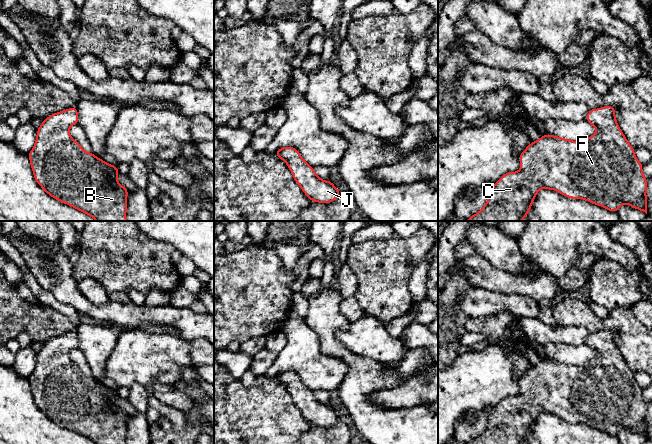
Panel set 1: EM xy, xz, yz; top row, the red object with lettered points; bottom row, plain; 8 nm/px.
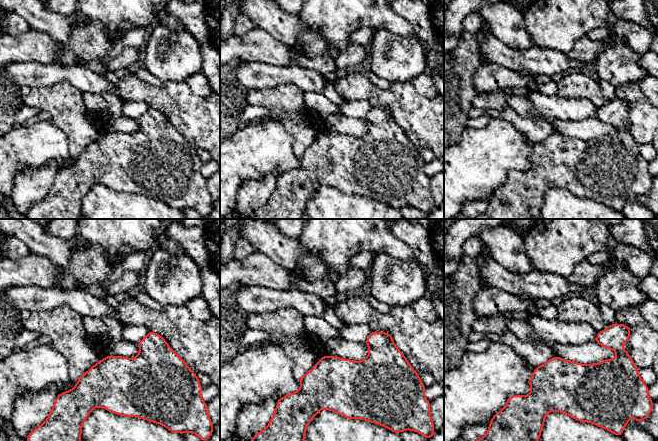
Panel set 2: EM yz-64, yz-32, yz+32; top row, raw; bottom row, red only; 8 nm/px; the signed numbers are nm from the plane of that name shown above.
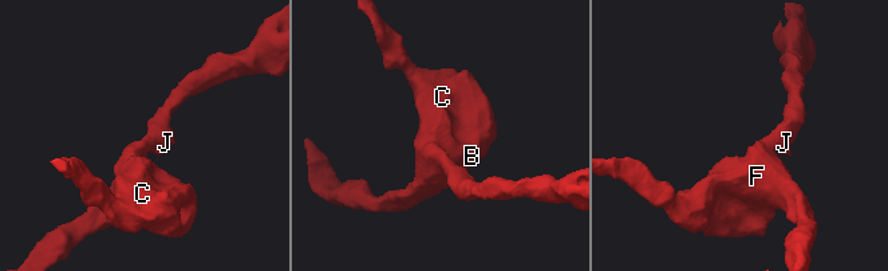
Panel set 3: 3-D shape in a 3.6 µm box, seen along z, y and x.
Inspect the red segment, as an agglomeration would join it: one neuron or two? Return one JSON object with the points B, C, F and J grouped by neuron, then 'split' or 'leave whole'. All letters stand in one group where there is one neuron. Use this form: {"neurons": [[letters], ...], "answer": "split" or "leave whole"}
{"neurons": [["B", "C", "F", "J"]], "answer": "leave whole"}

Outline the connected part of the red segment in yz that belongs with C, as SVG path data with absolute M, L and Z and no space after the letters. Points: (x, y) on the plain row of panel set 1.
M615 332L590 333L586 344L597 355L583 365L546 358L530 367L520 378L520 394L504 398L493 409L485 430L468 444L523 444L542 412L555 414L568 422L584 423L612 436L628 428L647 438L647 403L643 400L643 389L617 349Z

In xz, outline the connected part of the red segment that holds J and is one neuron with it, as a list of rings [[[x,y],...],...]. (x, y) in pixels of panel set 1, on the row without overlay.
[[[283,371],[275,376],[278,382],[287,387],[296,407],[312,426],[330,427],[341,417],[331,405],[318,401],[294,371]]]

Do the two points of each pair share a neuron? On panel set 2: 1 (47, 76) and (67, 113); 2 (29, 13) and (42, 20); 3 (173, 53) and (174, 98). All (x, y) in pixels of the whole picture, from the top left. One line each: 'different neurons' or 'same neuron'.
1: different neurons
2: same neuron
3: different neurons

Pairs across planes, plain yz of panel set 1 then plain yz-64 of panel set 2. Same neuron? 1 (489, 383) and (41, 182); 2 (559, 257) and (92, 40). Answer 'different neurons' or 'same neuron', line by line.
1: different neurons
2: different neurons

